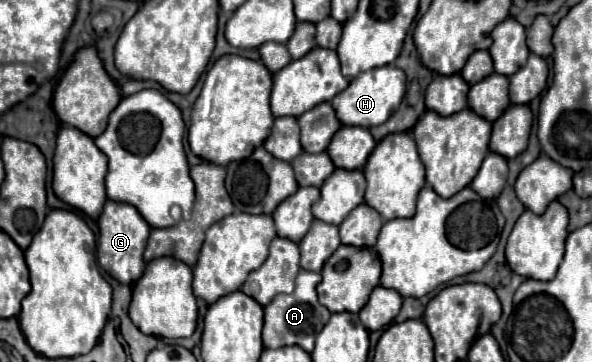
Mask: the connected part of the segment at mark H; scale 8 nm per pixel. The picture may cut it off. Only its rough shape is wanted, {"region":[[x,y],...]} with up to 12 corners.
{"region":[[383,65],[331,99],[343,125],[385,123],[405,95],[405,73]]}

